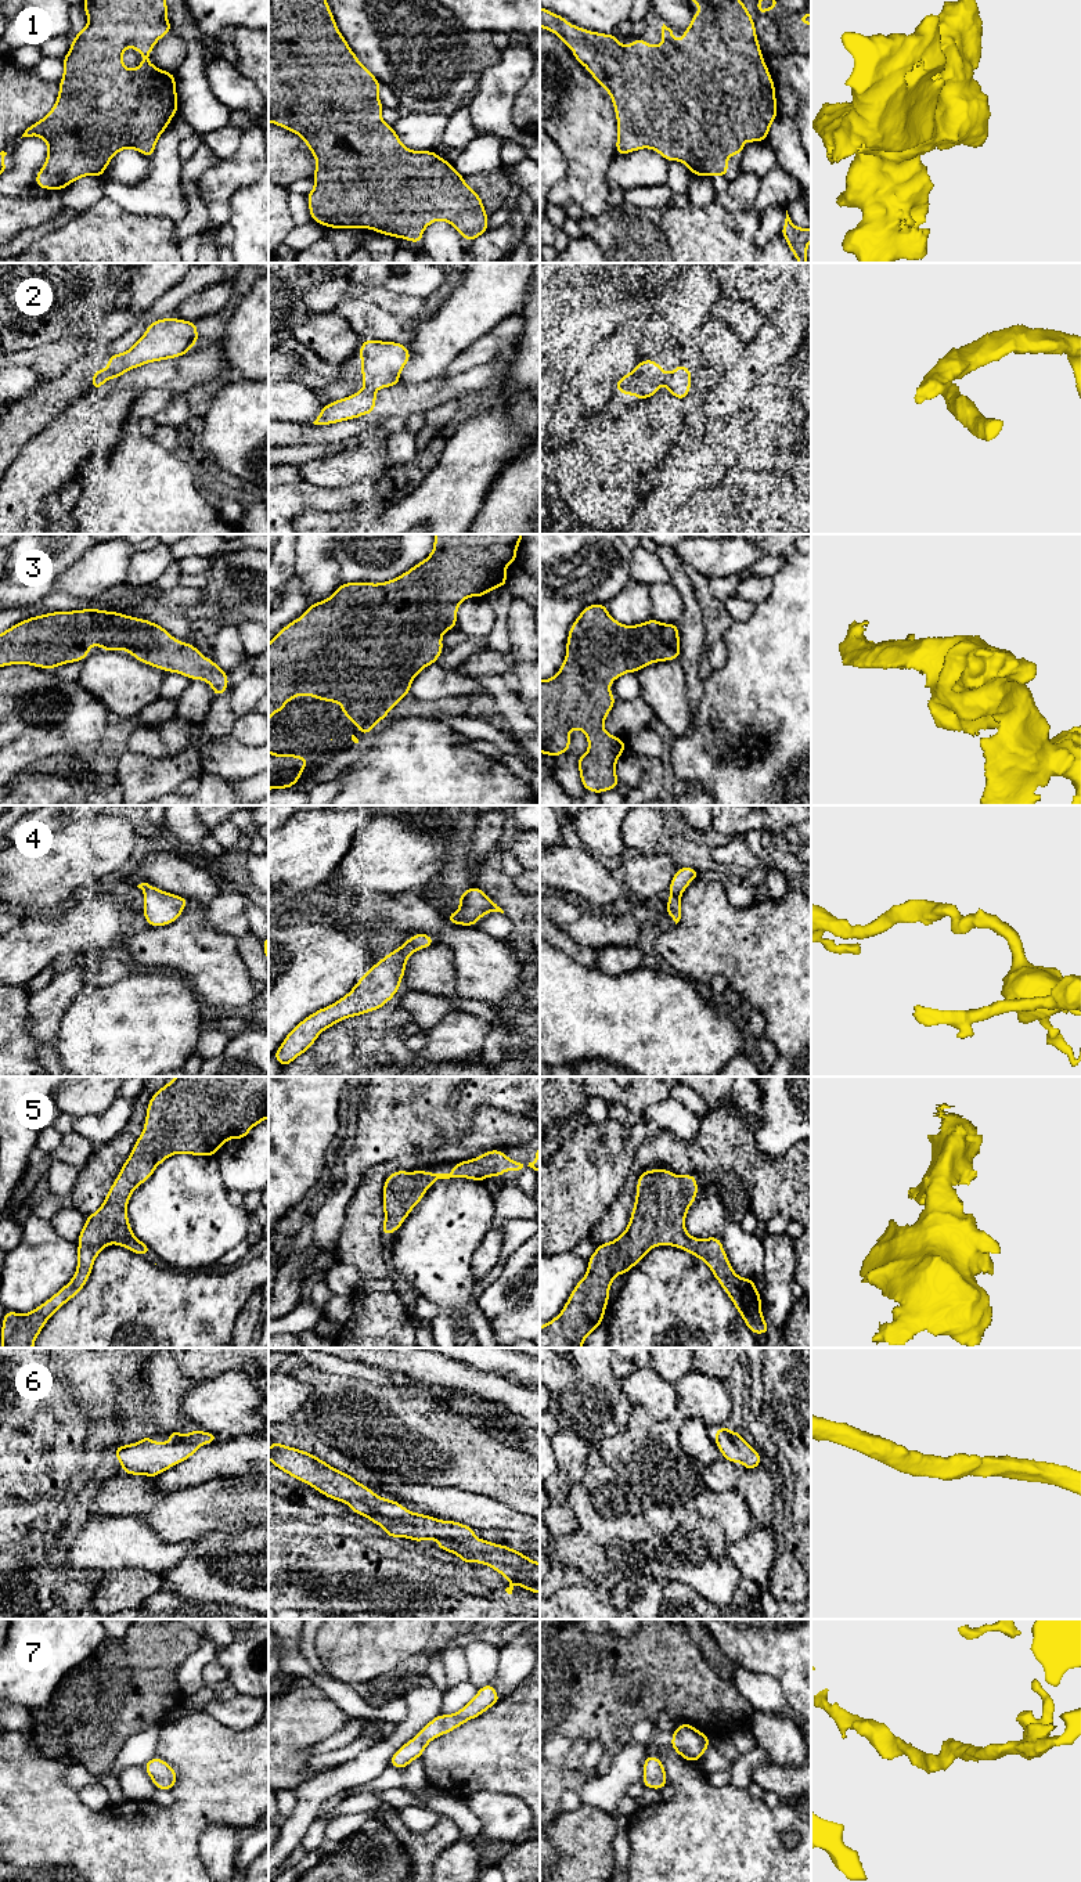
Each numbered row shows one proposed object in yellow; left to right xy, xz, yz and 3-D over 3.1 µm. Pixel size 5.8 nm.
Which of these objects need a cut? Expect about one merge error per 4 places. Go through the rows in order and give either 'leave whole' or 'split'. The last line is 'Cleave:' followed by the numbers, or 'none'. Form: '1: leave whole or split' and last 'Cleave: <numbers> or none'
1: leave whole
2: split
3: leave whole
4: leave whole
5: leave whole
6: leave whole
7: leave whole
Cleave: 2

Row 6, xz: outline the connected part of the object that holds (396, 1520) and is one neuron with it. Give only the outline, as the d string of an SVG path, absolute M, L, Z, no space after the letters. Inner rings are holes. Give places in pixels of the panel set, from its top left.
M270 1441L269 1460L288 1475L313 1486L318 1493L346 1503L350 1510L385 1529L388 1537L406 1537L417 1543L439 1540L439 1550L453 1553L465 1564L479 1562L509 1580L505 1589L512 1594L514 1583L540 1594L540 1562L504 1544L476 1539L475 1529L457 1521L442 1521L426 1514L411 1513L396 1500L375 1495L309 1452Z

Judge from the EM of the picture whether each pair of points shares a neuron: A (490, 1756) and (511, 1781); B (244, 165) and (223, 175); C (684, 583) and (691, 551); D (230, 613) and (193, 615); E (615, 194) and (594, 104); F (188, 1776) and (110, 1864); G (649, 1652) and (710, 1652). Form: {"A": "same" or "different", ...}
{"A": "same", "B": "same", "C": "different", "D": "same", "E": "different", "F": "same", "G": "different"}

